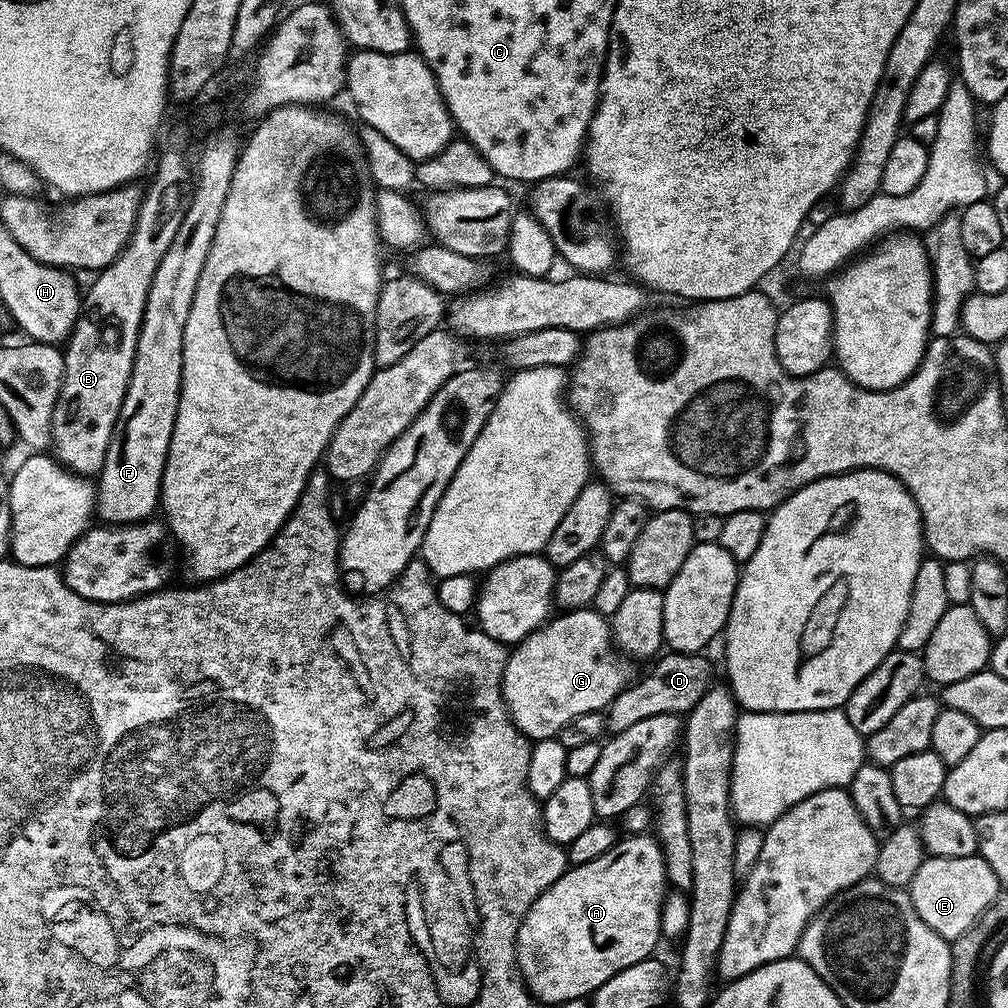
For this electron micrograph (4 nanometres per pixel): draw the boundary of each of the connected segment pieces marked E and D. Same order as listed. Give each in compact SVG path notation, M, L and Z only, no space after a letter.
M979 854L966 858L929 855L922 862L922 866L918 866L918 874L914 874L912 883L908 885L906 891L914 902L914 910L918 910L918 918L922 918L922 922L926 922L926 926L930 926L930 930L934 930L942 939L951 942L966 934L970 926L974 926L982 910L986 910L986 906L990 906L990 902L994 902L994 898L1000 895L1002 885L998 874L990 870L990 862L983 860Z
M665 651L655 661L657 664L653 666L652 672L646 673L641 680L633 679L628 687L616 695L614 702L608 705L606 709L607 731L615 734L622 730L630 730L630 726L644 721L645 718L654 718L658 714L680 716L691 712L714 684L712 664L706 657L707 655L695 652Z

